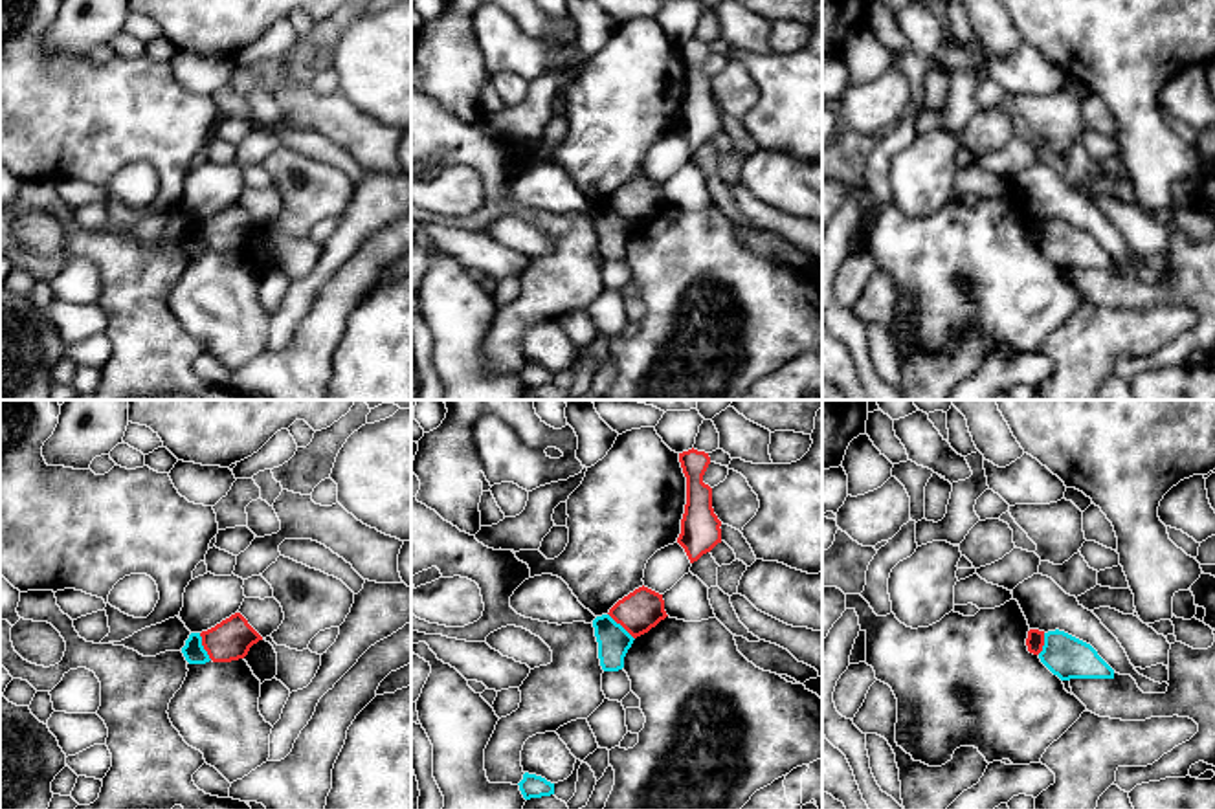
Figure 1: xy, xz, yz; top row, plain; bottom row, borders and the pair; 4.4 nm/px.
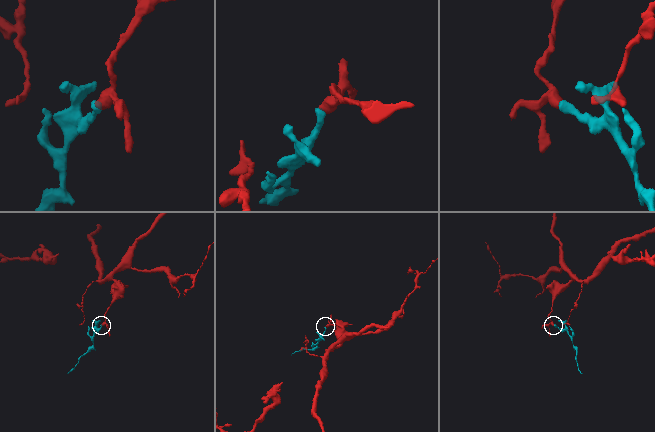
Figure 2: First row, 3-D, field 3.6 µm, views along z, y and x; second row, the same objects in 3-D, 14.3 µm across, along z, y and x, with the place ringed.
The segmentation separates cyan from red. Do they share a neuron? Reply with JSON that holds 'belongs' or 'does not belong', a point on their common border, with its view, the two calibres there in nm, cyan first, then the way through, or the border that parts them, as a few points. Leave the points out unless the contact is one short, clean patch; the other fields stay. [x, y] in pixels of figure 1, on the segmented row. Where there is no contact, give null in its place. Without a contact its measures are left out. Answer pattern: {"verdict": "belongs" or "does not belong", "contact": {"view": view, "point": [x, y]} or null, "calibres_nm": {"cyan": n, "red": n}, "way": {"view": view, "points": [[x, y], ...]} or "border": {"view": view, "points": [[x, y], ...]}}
{"verdict": "does not belong", "contact": {"view": "xy", "point": [202, 646]}, "calibres_nm": {"cyan": 90, "red": 180}, "border": {"view": "xy", "points": [[199, 633], [200, 644], [211, 659]]}}

